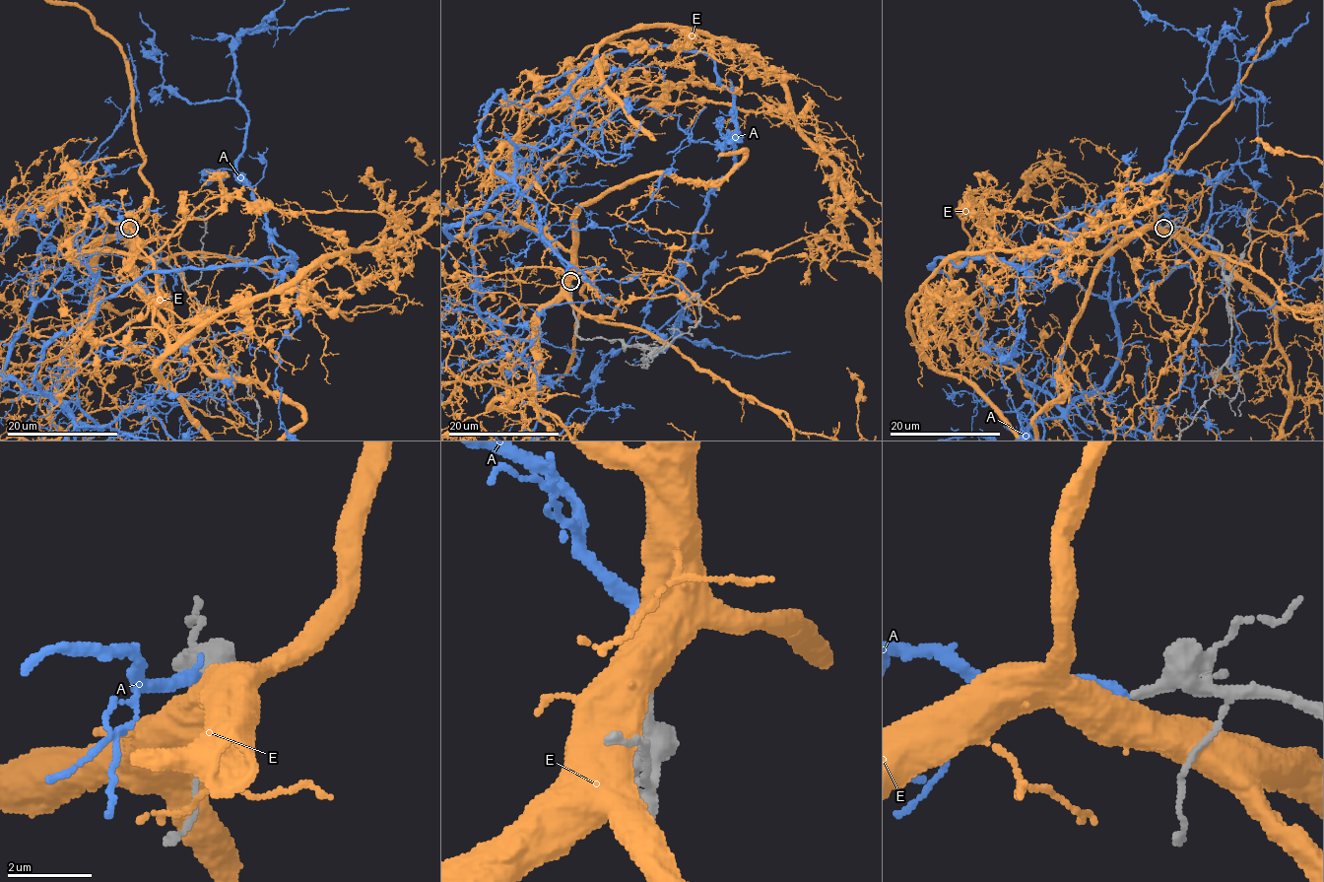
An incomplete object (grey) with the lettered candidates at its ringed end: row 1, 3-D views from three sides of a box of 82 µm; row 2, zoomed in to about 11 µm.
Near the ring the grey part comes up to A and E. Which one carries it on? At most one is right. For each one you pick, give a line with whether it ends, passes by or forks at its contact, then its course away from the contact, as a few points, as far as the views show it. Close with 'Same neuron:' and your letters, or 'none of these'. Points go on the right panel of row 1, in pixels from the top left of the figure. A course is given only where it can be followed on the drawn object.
A: it ends there; it runs (1162, 227), (1066, 408), (929, 266), (1163, 168), (1211, 45)
Same neuron: A

